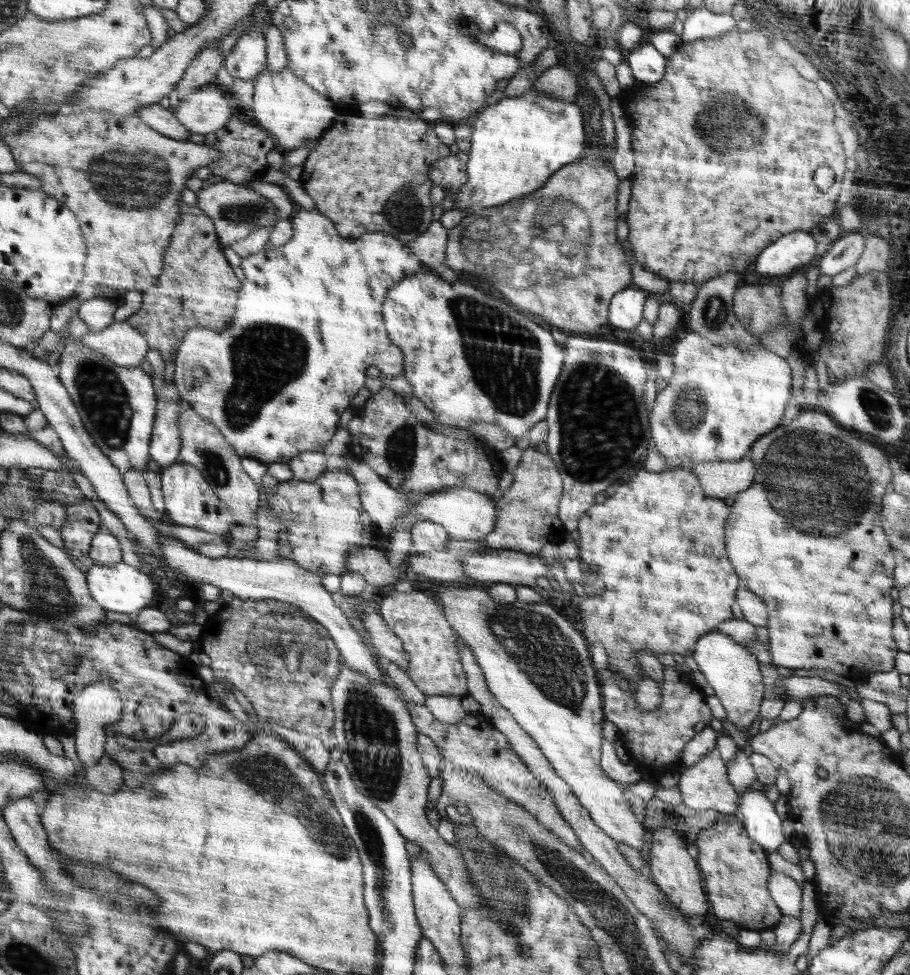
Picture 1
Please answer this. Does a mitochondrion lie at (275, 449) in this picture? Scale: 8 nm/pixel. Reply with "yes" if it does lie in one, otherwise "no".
no

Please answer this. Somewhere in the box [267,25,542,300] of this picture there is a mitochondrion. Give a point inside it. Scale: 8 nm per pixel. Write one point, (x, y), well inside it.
(402, 210)

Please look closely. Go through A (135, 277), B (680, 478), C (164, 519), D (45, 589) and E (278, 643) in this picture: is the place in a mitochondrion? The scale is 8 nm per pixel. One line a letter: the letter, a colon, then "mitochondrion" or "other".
A: other
B: other
C: other
D: mitochondrion
E: mitochondrion

